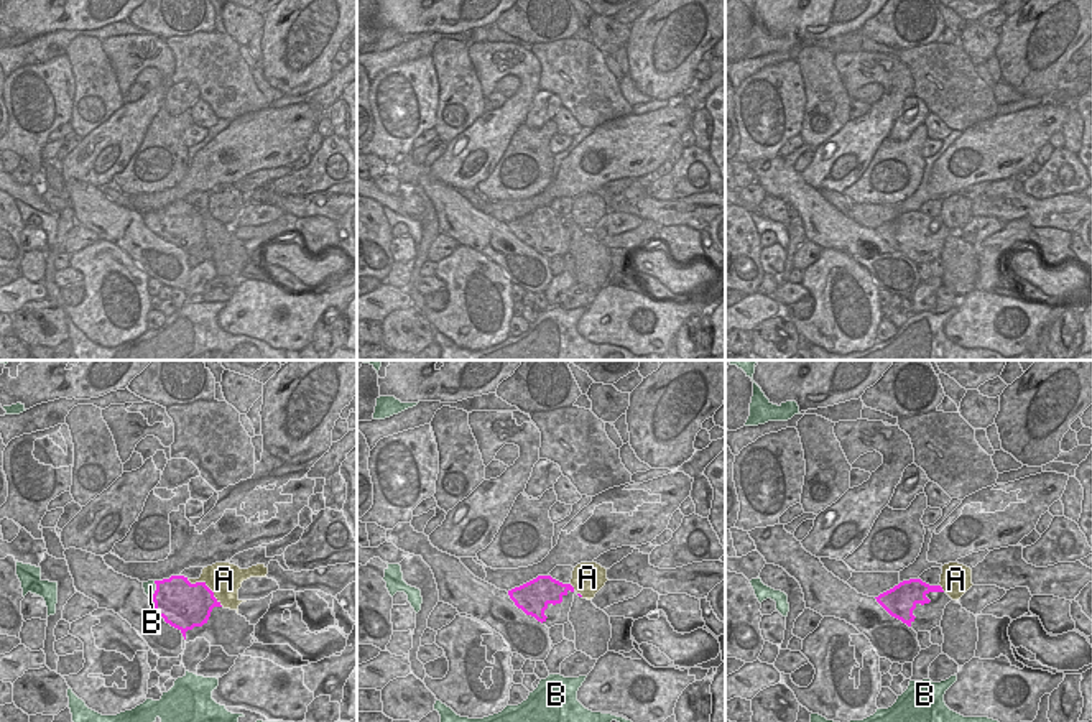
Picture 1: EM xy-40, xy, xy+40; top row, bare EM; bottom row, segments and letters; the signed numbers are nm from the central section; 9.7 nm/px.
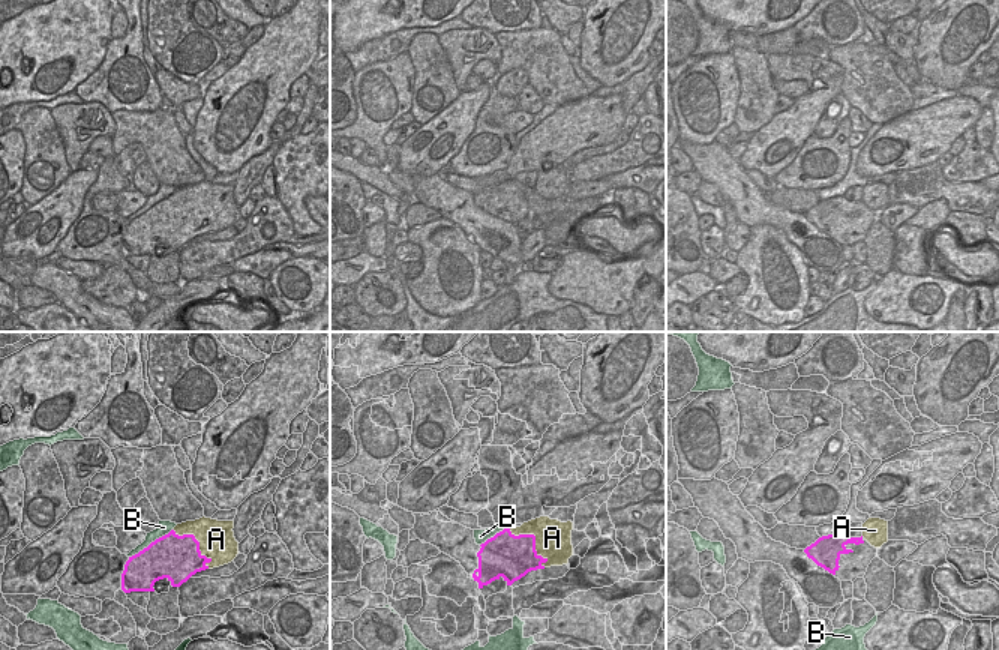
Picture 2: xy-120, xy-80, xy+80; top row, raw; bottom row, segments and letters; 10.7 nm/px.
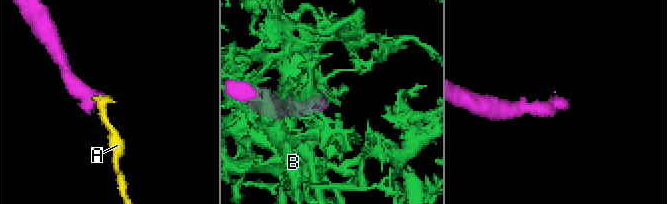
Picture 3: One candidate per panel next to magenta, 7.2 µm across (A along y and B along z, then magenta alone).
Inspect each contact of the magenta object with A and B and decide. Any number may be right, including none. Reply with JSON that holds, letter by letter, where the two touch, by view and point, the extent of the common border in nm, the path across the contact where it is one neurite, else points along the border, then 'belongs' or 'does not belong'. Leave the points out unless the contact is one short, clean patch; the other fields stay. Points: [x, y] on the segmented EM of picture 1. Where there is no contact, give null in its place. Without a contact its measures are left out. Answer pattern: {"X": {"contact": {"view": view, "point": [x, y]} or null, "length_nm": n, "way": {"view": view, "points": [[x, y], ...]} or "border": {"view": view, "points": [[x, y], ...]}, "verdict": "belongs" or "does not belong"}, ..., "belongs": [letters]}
{"A": {"contact": {"view": "xy-40", "point": [206, 586]}, "length_nm": 460, "verdict": "does not belong"}, "B": {"contact": {"view": "xy-40", "point": [157, 589]}, "length_nm": 180, "verdict": "does not belong"}, "belongs": []}

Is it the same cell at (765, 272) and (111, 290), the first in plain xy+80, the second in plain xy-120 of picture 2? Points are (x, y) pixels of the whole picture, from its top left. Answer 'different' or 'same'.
different

